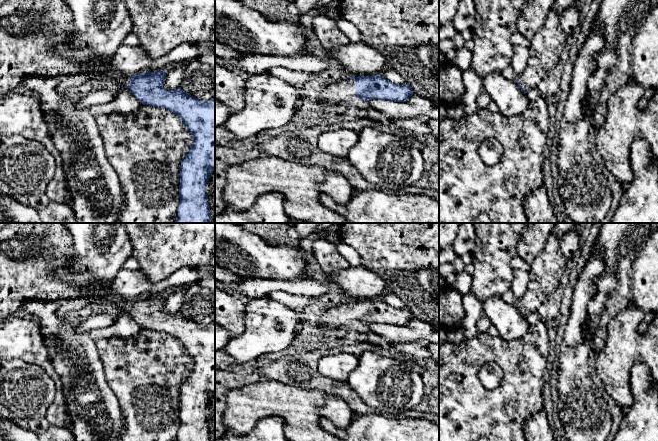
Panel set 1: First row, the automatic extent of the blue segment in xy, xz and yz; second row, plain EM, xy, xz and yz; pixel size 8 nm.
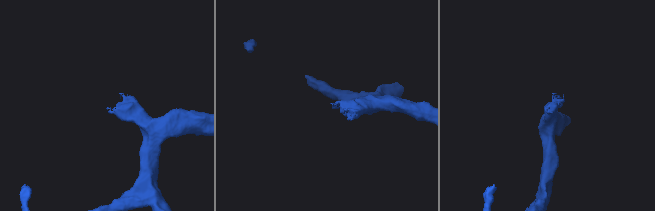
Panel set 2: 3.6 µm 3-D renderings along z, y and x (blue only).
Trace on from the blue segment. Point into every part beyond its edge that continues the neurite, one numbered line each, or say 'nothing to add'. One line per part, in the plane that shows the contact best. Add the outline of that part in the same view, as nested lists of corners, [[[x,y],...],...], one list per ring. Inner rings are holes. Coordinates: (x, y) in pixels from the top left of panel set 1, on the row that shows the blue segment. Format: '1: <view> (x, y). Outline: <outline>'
1: xz (346, 89). Outline: [[[351,78],[341,80],[339,83],[327,84],[318,91],[322,95],[319,105],[323,107],[332,106],[336,101],[352,100],[356,98],[356,82]]]

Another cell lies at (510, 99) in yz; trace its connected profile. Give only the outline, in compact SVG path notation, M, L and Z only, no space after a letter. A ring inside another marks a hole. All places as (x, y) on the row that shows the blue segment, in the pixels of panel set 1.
M501 72L485 75L482 82L484 91L495 102L499 113L504 117L521 114L530 102L516 80L506 79Z

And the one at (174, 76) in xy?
M186 64L179 68L172 68L166 70L164 88L167 91L174 90L180 86L180 83L184 79L185 69L188 65L189 64Z

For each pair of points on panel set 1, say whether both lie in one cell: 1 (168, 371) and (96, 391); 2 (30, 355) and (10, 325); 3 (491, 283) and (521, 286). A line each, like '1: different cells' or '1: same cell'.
1: different cells
2: same cell
3: different cells

